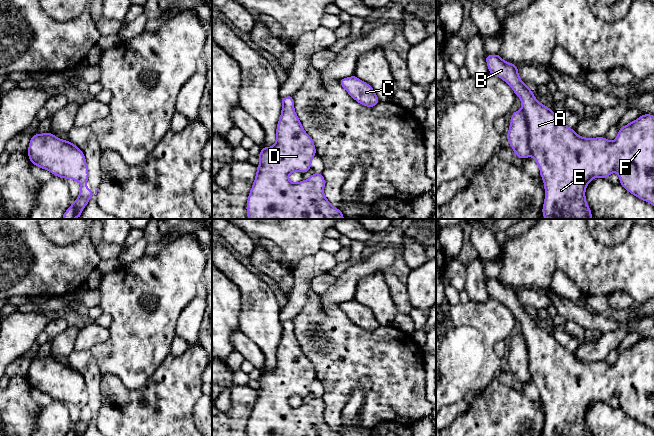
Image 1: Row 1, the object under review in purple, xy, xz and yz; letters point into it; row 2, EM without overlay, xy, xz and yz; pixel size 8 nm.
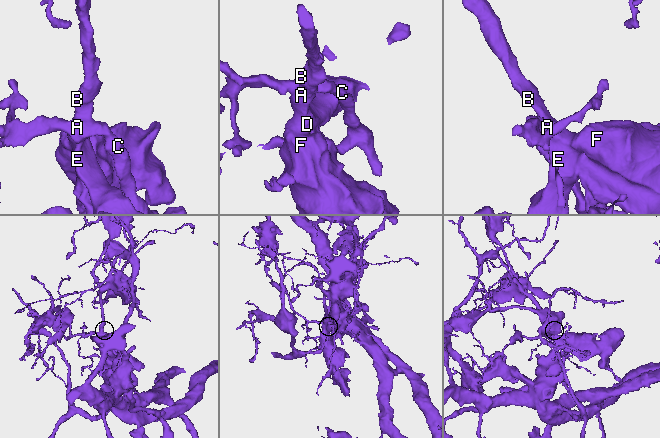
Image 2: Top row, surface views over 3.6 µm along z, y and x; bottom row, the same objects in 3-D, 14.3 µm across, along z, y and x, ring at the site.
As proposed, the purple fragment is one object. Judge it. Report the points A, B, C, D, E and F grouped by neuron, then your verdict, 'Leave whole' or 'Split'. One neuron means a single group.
Groups: A B C D E F. Leave whole

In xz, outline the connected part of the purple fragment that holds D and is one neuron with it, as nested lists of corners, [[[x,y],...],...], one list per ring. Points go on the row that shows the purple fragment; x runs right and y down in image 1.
[[[292,96],[282,98],[282,112],[276,129],[276,142],[272,147],[262,147],[258,155],[261,163],[257,166],[257,174],[247,200],[248,219],[344,219],[342,212],[331,205],[324,195],[325,179],[321,173],[299,183],[292,183],[288,176],[292,172],[307,172],[311,169],[311,161],[316,155],[313,139],[305,132],[294,110]]]

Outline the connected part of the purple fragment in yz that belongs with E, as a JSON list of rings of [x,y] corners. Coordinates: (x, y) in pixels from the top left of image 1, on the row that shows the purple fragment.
[[[498,54],[494,55],[486,55],[486,63],[488,65],[489,73],[496,75],[497,77],[503,79],[507,84],[511,86],[516,96],[521,99],[521,107],[522,109],[519,111],[515,111],[512,113],[511,123],[509,127],[509,131],[507,134],[507,140],[511,145],[514,153],[517,157],[521,159],[525,159],[529,156],[532,156],[540,169],[540,176],[544,181],[544,188],[545,188],[545,201],[543,204],[542,213],[545,219],[592,219],[591,209],[587,205],[587,201],[585,198],[585,190],[588,186],[589,182],[596,178],[608,178],[608,176],[612,172],[616,172],[620,179],[620,184],[630,193],[635,195],[641,200],[644,200],[654,206],[654,116],[650,114],[643,114],[638,119],[630,122],[629,124],[621,127],[619,129],[618,135],[616,139],[612,142],[608,141],[605,137],[597,137],[597,138],[584,138],[580,137],[576,134],[574,129],[569,128],[566,124],[561,122],[552,109],[542,105],[535,97],[533,92],[530,90],[529,86],[524,84],[519,77],[518,74],[518,67],[514,64],[504,61]]]

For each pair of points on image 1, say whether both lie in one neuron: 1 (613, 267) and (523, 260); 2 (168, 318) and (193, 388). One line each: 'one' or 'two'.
1: one
2: one

